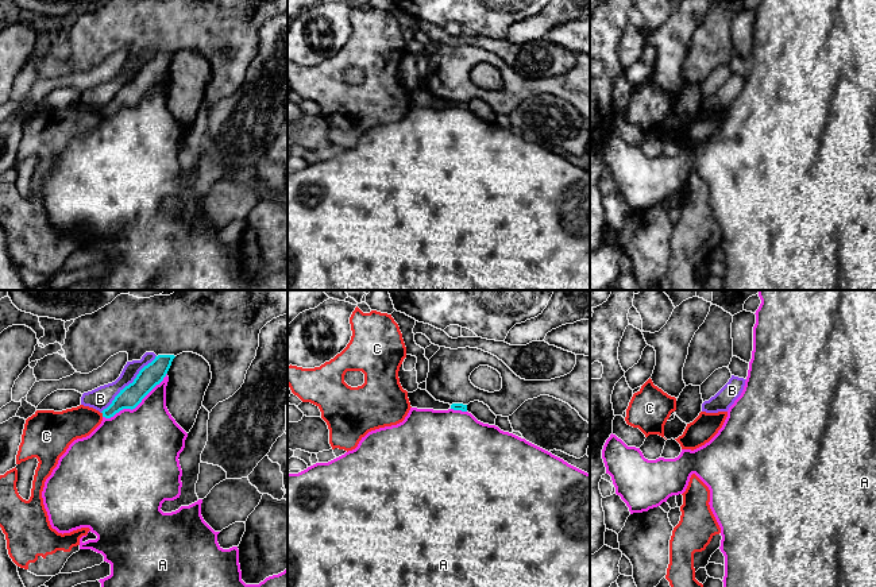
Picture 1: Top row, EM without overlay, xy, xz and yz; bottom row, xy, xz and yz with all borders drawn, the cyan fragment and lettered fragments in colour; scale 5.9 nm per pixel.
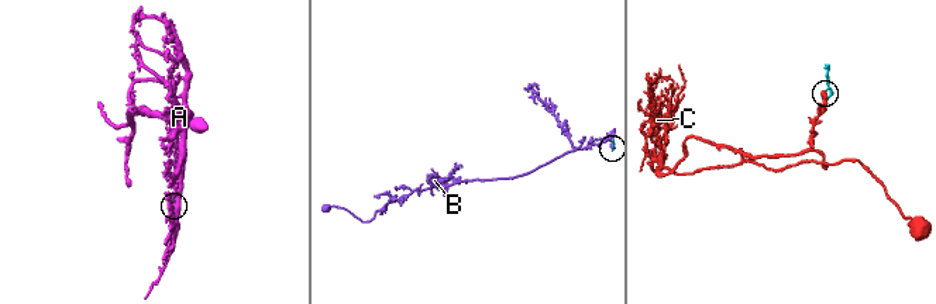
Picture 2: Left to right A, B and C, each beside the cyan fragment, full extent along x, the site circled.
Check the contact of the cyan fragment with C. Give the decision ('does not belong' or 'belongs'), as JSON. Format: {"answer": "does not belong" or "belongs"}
{"answer": "does not belong"}

